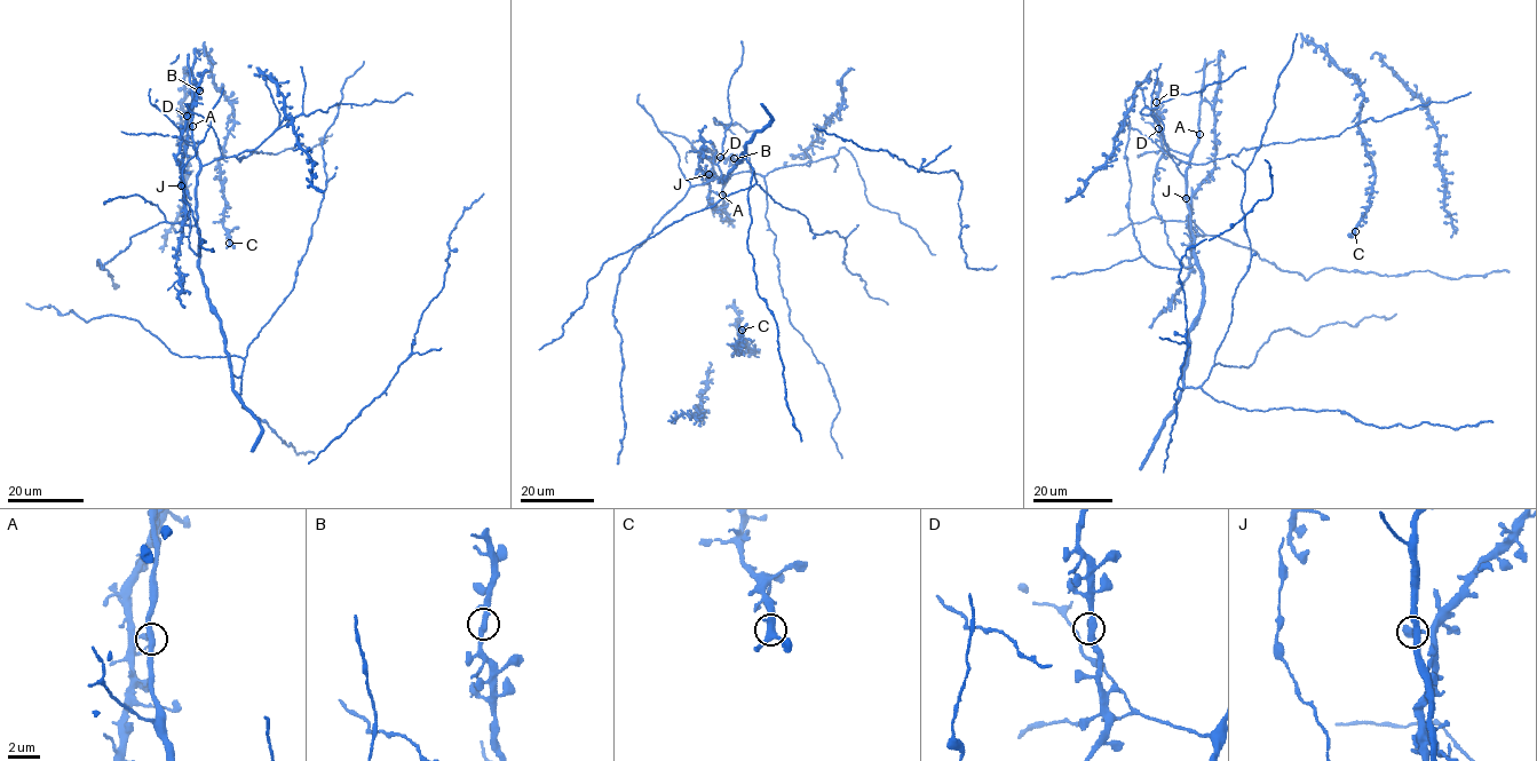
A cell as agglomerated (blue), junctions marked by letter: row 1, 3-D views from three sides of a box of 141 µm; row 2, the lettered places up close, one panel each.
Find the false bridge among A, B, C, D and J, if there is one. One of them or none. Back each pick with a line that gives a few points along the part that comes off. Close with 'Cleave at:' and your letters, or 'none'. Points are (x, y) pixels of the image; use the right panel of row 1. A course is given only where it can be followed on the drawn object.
Cleave at: none

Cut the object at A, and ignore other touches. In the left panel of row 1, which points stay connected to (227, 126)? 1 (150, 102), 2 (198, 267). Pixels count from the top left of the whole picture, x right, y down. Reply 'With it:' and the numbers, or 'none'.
With it: none

